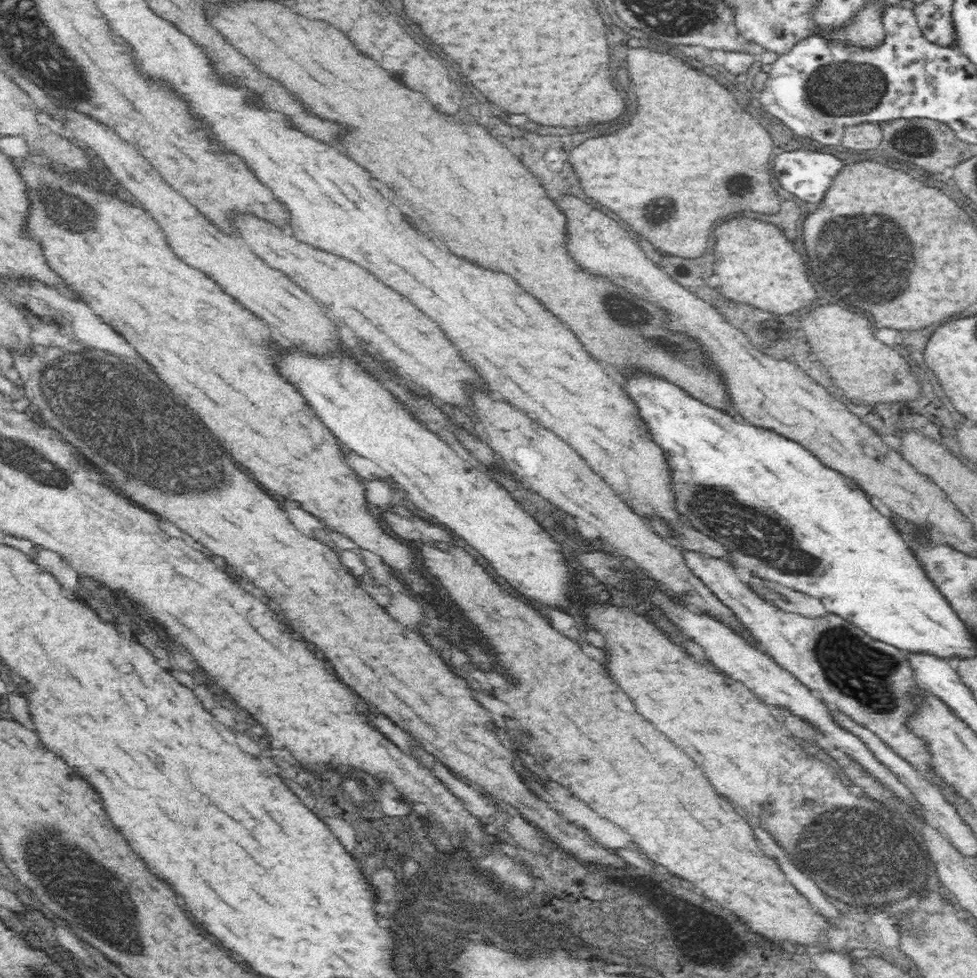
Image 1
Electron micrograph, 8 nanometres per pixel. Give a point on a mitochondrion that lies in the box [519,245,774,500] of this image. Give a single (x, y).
(627, 314)

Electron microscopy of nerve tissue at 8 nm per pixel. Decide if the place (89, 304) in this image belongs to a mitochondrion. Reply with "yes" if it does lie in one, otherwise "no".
no

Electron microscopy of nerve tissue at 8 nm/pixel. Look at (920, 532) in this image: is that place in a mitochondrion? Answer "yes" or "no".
no

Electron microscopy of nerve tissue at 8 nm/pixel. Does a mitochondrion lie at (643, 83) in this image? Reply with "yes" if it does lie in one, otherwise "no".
no

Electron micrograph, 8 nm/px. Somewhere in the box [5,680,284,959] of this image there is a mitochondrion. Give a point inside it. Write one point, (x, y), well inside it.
(52, 862)

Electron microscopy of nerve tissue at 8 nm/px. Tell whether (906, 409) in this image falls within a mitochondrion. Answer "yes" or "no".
no

